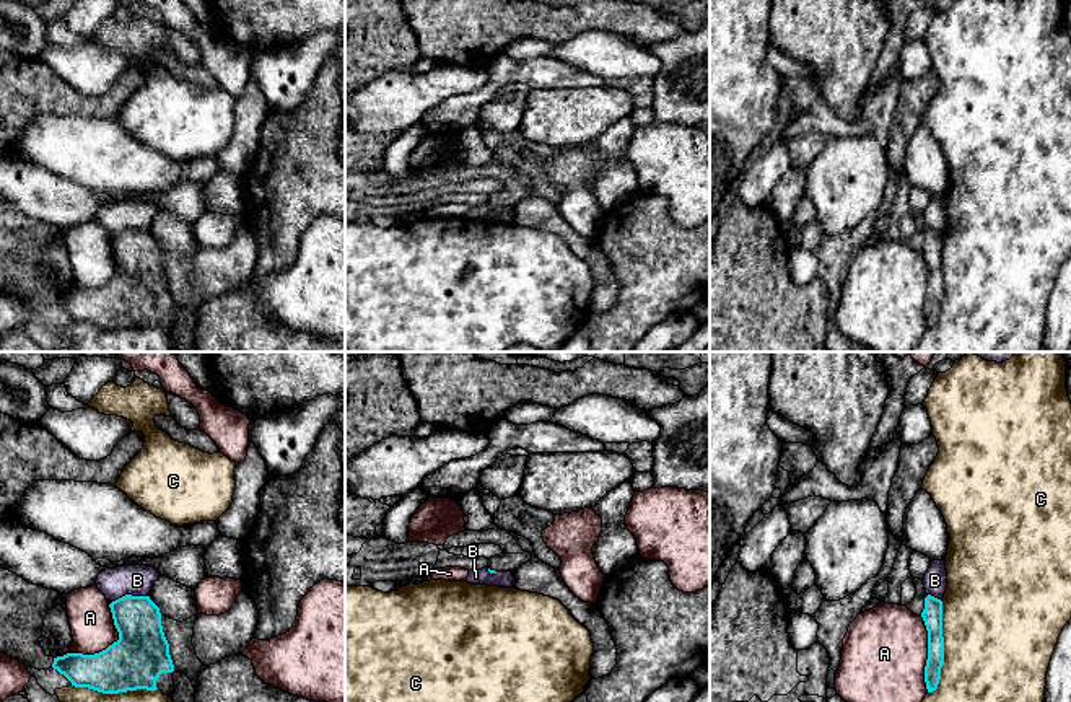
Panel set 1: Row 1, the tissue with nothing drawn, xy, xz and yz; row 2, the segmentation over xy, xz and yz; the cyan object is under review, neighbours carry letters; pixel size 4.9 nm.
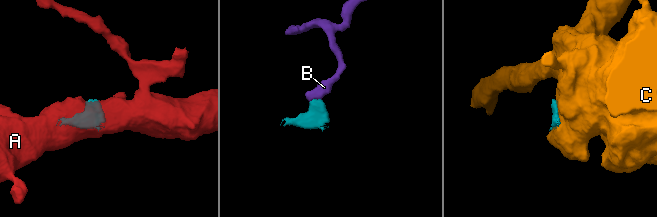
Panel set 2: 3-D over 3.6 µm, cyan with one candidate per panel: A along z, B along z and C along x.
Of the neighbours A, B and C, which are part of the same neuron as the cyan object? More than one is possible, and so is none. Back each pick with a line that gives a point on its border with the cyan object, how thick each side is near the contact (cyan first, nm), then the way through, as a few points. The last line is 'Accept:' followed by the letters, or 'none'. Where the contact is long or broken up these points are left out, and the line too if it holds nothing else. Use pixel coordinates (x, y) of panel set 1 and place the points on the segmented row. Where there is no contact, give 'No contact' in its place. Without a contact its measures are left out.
Accept: none

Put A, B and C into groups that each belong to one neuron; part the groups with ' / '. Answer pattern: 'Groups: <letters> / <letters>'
Groups: A / B / C

